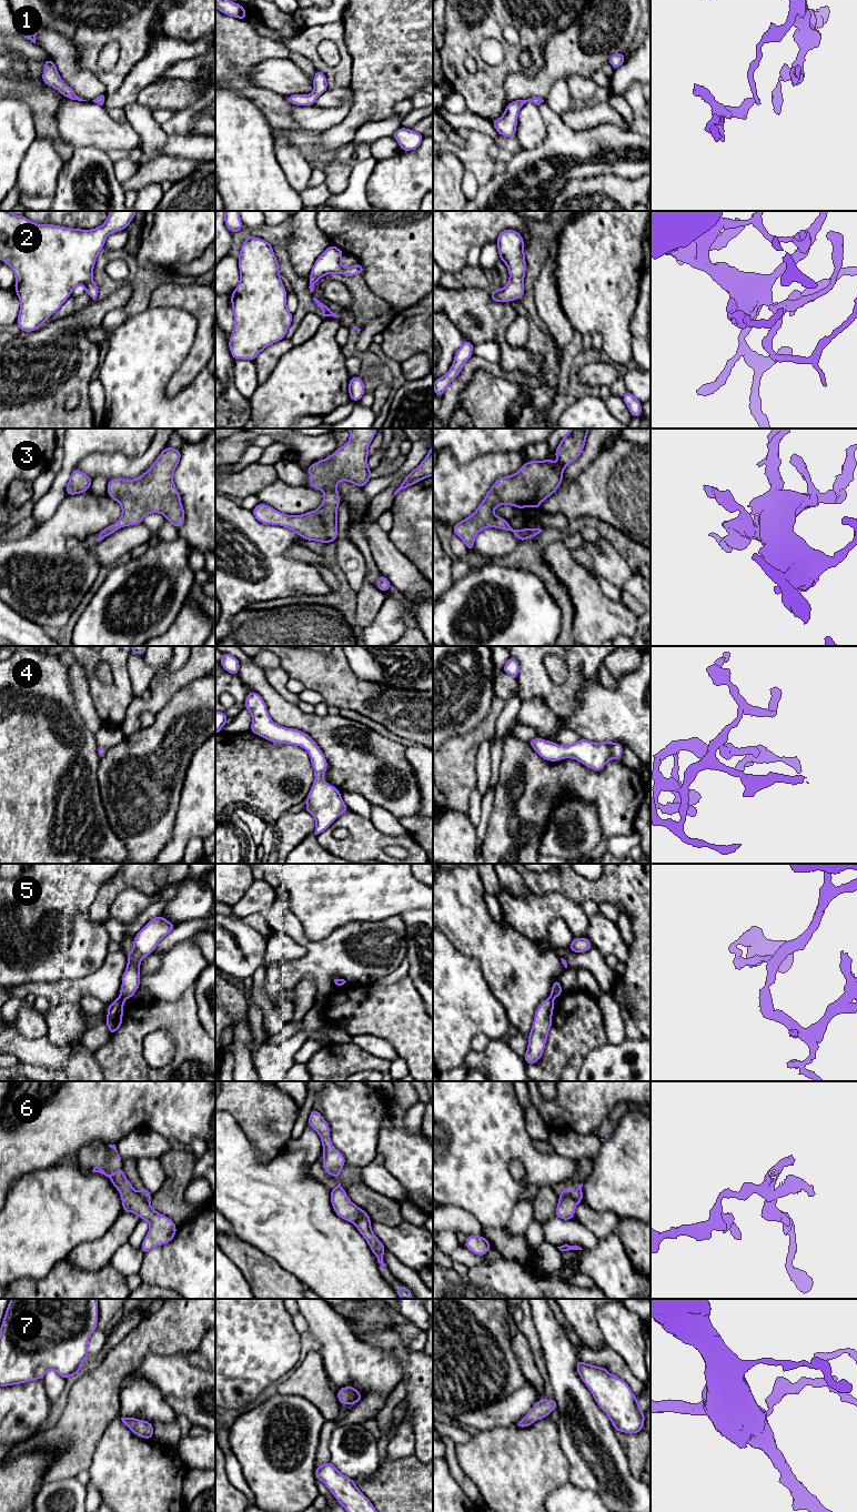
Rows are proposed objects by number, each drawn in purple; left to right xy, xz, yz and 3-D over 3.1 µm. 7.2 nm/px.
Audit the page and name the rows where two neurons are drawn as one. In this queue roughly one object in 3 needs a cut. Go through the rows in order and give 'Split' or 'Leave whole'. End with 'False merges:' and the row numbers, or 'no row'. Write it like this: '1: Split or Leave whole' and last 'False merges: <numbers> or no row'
1: Leave whole
2: Leave whole
3: Leave whole
4: Leave whole
5: Split
6: Split
7: Leave whole
False merges: 5, 6

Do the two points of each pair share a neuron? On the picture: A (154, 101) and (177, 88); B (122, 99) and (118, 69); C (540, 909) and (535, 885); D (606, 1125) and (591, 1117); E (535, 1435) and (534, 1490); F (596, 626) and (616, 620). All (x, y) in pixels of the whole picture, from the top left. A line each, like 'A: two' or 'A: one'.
A: one
B: two
C: two
D: two
E: one
F: one

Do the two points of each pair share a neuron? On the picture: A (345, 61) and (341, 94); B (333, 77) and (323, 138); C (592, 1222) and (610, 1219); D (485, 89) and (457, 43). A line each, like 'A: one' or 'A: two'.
A: two
B: two
C: one
D: one

